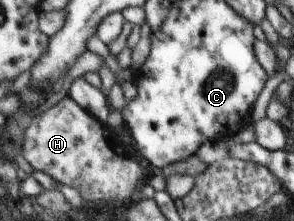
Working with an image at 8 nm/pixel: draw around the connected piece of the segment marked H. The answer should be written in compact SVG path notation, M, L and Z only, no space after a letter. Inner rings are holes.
M67 96L46 113L36 115L32 126L26 131L24 156L34 169L49 174L55 181L78 189L85 202L97 200L123 200L124 203L136 199L139 191L147 184L145 166L131 157L127 151L113 148L108 136L109 128L100 119L82 108L72 97Z

